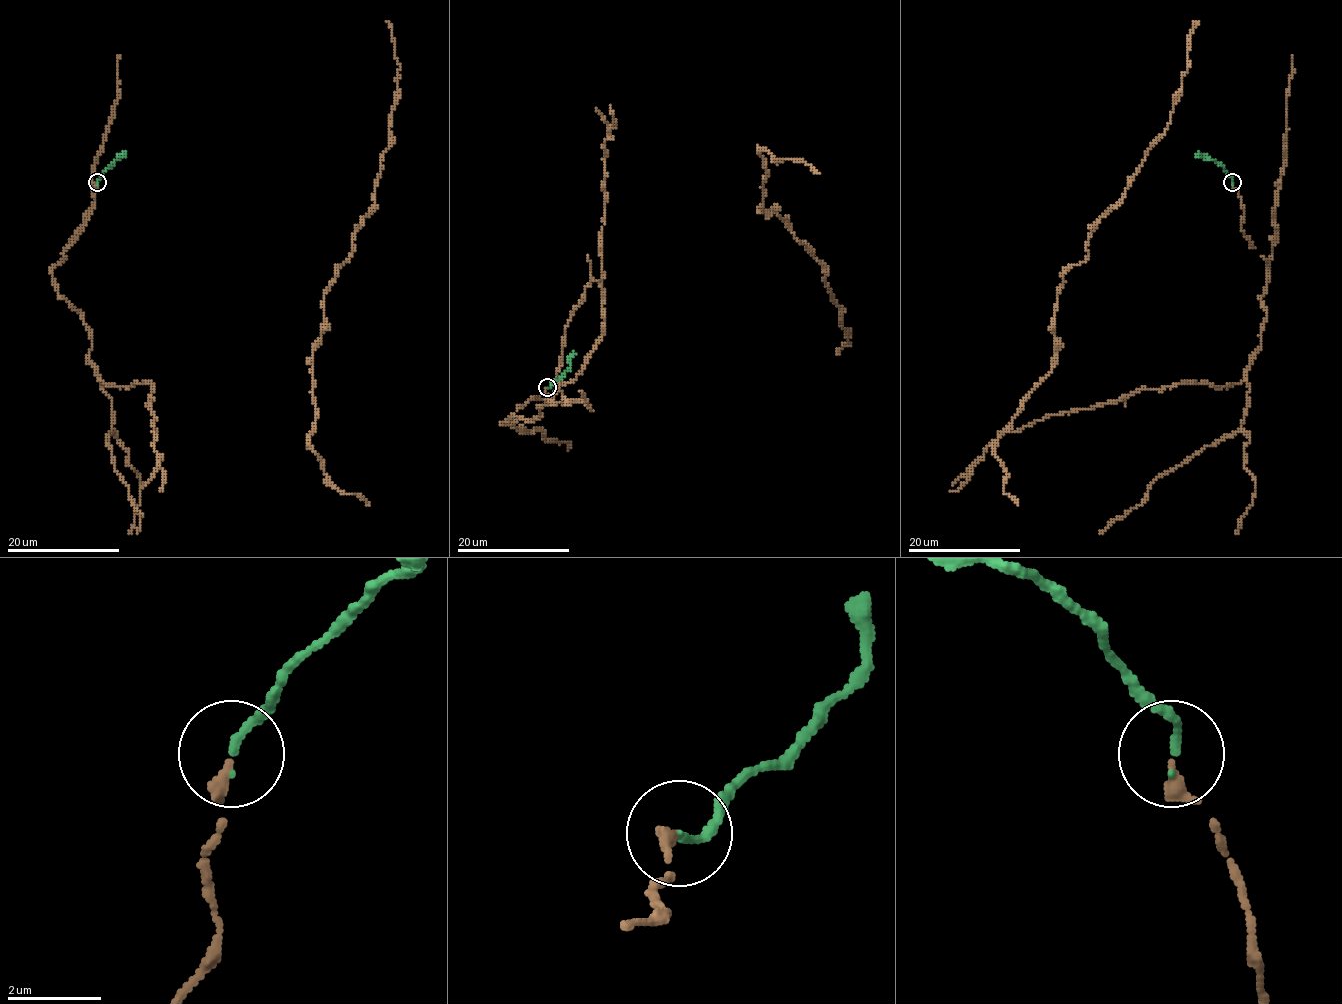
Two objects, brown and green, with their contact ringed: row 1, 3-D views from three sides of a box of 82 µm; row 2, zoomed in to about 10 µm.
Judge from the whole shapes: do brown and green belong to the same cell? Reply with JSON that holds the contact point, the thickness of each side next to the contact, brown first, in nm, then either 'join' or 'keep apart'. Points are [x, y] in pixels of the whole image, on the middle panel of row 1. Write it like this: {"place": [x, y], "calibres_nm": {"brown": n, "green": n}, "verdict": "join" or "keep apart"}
{"place": [547, 387], "calibres_nm": {"brown": 280, "green": 180}, "verdict": "join"}

